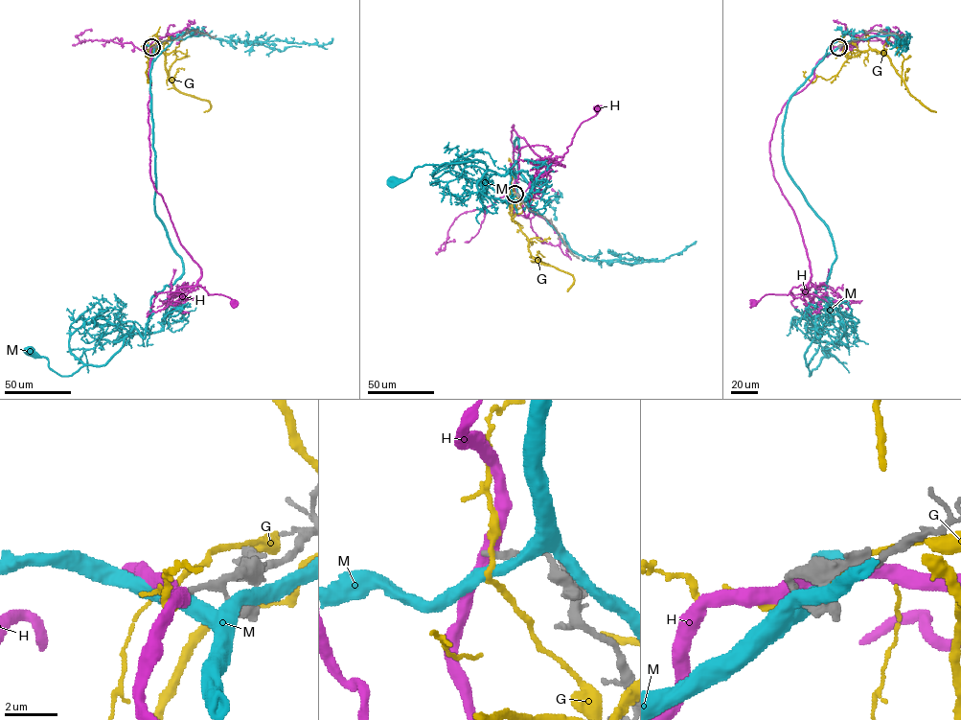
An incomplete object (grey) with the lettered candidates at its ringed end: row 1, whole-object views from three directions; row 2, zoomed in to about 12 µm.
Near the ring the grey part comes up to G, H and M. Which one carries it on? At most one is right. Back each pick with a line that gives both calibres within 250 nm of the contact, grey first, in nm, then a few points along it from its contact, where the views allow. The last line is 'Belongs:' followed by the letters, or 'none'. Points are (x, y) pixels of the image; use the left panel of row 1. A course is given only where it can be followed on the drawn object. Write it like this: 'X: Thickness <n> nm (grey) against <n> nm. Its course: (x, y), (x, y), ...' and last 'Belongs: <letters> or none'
Belongs: none

